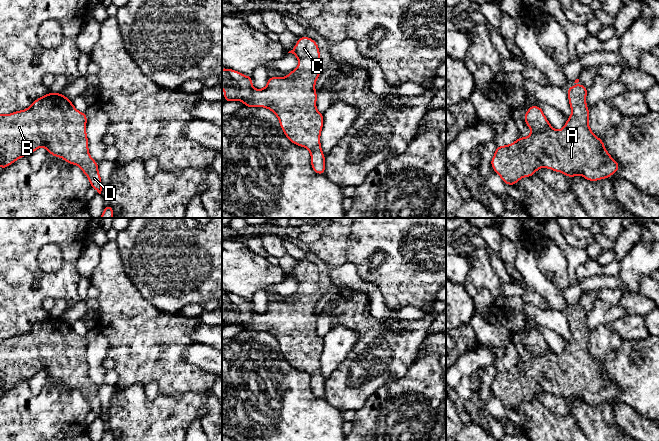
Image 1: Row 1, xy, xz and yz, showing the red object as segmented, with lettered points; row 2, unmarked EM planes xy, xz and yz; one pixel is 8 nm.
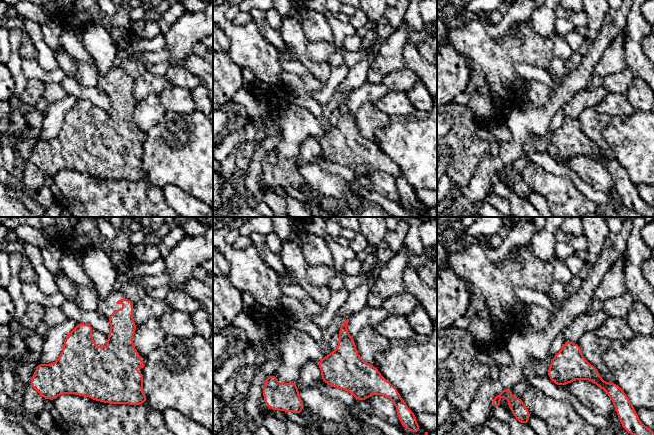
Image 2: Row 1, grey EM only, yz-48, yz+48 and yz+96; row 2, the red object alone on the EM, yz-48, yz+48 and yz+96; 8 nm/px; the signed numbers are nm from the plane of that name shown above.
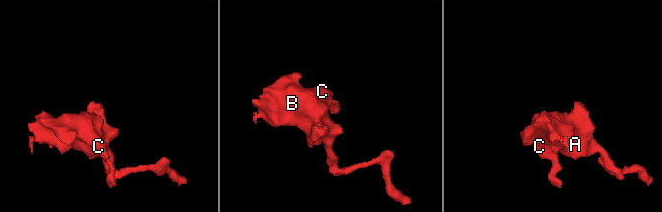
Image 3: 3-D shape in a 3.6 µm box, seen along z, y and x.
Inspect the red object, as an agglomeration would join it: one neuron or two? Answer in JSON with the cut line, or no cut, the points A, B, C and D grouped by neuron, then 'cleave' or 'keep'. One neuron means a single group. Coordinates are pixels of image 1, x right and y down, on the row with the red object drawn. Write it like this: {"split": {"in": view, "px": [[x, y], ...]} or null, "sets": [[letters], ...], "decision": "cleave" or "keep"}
{"split": null, "sets": [["A", "B", "C", "D"]], "decision": "keep"}

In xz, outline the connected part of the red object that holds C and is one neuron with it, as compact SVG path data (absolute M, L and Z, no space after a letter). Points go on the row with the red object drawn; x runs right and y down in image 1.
M298 38L295 47L288 53L298 58L299 65L287 77L269 77L264 89L254 89L252 77L232 70L222 69L222 88L224 102L243 101L245 107L265 107L279 119L285 136L295 145L306 147L311 154L311 166L316 174L325 175L325 156L321 149L320 134L323 128L324 115L316 109L317 92L314 87L316 79L322 73L319 65L321 57L318 44L311 38Z

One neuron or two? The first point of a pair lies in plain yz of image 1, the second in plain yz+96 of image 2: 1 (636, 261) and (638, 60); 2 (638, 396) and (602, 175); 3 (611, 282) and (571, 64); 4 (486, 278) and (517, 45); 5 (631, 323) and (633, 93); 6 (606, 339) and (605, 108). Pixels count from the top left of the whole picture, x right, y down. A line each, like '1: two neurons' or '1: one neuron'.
1: two neurons
2: two neurons
3: one neuron
4: one neuron
5: two neurons
6: two neurons

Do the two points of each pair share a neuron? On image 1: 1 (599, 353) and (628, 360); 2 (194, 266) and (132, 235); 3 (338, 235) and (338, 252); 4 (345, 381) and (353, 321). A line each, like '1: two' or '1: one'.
1: two
2: one
3: one
4: one

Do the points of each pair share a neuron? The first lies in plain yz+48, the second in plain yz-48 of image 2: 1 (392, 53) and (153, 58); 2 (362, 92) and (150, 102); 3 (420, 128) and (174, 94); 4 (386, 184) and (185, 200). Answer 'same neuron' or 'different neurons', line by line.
1: different neurons
2: different neurons
3: different neurons
4: same neuron

